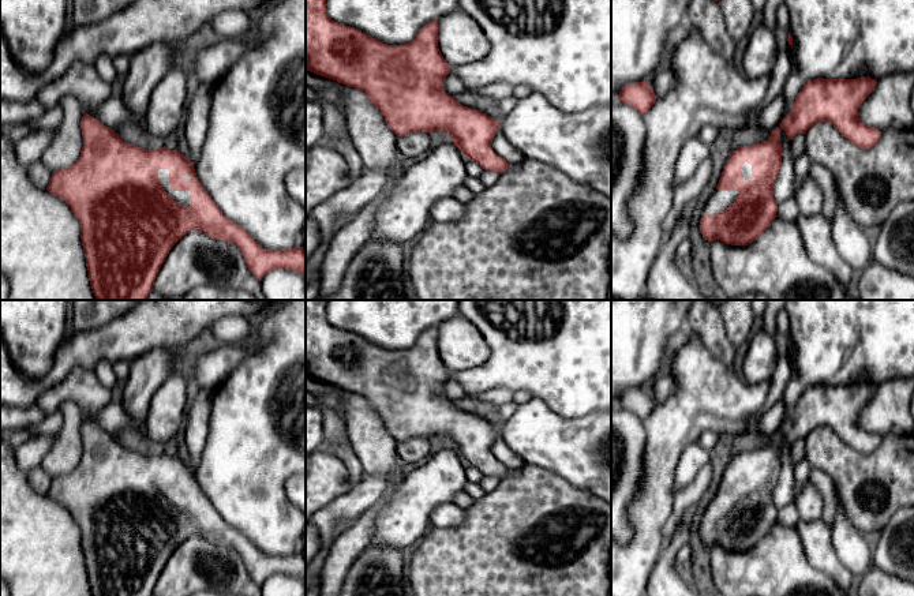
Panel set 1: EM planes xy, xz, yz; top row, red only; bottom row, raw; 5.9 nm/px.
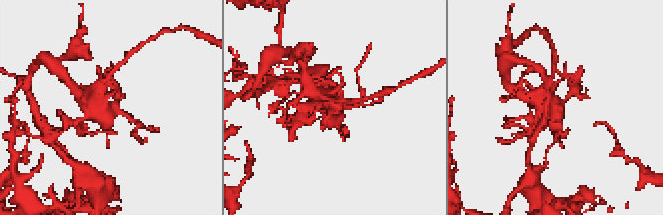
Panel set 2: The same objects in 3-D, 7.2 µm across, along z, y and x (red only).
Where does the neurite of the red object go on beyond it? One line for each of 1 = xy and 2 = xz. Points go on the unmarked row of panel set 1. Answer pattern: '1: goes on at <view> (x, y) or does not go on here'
1: goes on at xy (180, 502)
2: does not go on here

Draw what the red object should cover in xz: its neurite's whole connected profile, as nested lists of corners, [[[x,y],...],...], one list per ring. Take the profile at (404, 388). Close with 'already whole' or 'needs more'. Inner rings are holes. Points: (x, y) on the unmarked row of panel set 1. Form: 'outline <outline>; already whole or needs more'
outline [[[306,300],[306,375],[316,381],[337,386],[338,389],[364,397],[368,405],[381,416],[389,434],[402,442],[411,438],[443,436],[452,442],[452,447],[471,466],[484,476],[505,477],[510,471],[491,453],[491,447],[499,434],[499,426],[487,421],[473,413],[460,411],[454,402],[443,397],[443,387],[450,379],[450,371],[438,353],[438,327],[423,331],[416,344],[404,351],[387,351],[359,334],[334,327],[326,319],[327,300]]]; already whole

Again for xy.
outline [[[87,419],[80,426],[80,435],[83,453],[79,465],[65,475],[53,477],[46,495],[61,503],[80,529],[80,546],[93,596],[153,596],[156,582],[169,556],[194,535],[202,536],[213,544],[233,548],[241,556],[250,577],[259,585],[276,574],[293,576],[306,582],[303,552],[273,556],[258,550],[241,532],[220,516],[199,487],[194,468],[180,457],[169,456],[165,451],[145,456],[126,449],[112,434]]]; needs more

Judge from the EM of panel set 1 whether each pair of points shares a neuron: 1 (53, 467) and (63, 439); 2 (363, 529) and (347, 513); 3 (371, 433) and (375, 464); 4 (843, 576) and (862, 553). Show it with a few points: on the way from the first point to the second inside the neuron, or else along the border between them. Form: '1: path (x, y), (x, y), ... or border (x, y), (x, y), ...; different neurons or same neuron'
1: path (59, 460), (63, 456), (63, 446); same neuron
2: border (381, 498), (356, 518); different neurons
3: path (371, 441), (375, 448), (375, 456); same neuron
4: border (832, 542), (836, 555), (856, 581); different neurons

